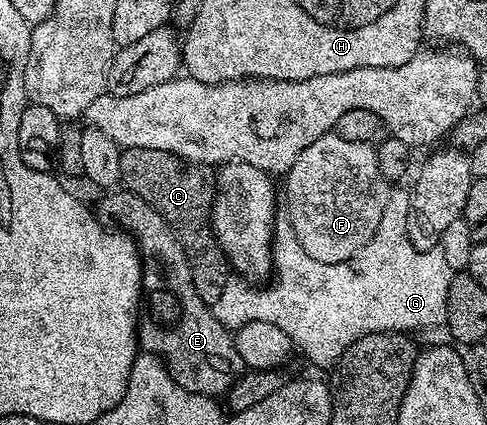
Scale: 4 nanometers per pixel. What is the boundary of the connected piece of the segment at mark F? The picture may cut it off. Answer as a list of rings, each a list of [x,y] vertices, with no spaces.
[[[328,134],[317,138],[313,146],[305,146],[301,154],[286,172],[287,180],[287,212],[285,219],[293,226],[293,234],[297,234],[297,242],[305,249],[309,258],[317,258],[317,262],[345,262],[361,246],[373,238],[377,226],[381,222],[381,214],[385,210],[389,181],[383,176],[378,166],[376,149],[365,142],[349,142],[345,138]]]

